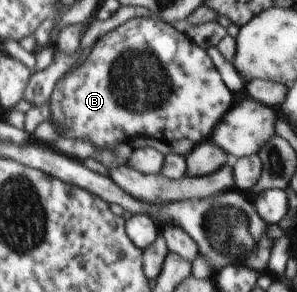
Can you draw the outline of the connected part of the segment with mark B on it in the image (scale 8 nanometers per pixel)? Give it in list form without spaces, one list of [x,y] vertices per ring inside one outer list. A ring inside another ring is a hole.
[[[150,16],[131,18],[96,40],[85,61],[56,83],[48,103],[50,120],[64,136],[86,141],[92,148],[114,150],[134,136],[156,138],[167,144],[182,138],[197,144],[205,142],[232,106],[232,93],[206,50],[158,16]]]

